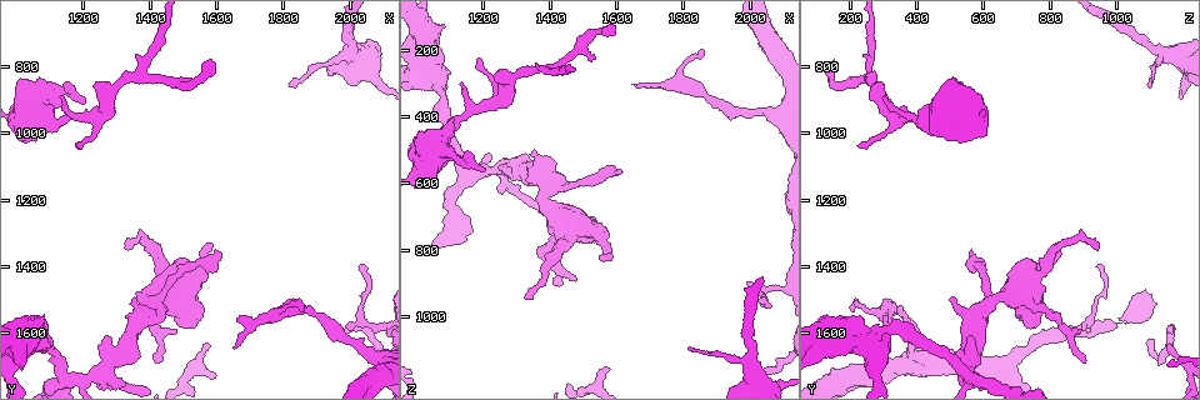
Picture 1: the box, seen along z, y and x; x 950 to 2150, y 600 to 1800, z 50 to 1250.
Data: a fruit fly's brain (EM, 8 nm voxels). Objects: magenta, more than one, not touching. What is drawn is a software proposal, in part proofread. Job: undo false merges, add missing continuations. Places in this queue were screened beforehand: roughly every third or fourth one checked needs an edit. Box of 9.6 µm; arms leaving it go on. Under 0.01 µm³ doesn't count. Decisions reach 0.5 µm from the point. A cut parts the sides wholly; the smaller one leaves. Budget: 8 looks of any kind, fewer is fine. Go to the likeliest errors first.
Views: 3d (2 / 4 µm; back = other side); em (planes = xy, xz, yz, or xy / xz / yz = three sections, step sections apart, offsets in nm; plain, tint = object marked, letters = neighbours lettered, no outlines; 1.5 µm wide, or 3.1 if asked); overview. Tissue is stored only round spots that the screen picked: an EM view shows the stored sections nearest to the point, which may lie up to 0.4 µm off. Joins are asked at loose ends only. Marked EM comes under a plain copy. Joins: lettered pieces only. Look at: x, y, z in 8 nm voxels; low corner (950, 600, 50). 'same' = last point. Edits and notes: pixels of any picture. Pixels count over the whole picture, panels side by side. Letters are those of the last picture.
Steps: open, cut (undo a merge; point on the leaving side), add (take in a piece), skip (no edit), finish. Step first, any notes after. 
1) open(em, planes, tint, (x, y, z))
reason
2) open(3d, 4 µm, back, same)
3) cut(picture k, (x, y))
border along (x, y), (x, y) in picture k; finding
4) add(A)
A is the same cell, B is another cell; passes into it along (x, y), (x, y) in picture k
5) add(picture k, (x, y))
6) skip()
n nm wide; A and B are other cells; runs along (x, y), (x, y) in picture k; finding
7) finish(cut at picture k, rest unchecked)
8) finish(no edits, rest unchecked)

open(3d, 4 µm, (1600, 790, 160))
an open end

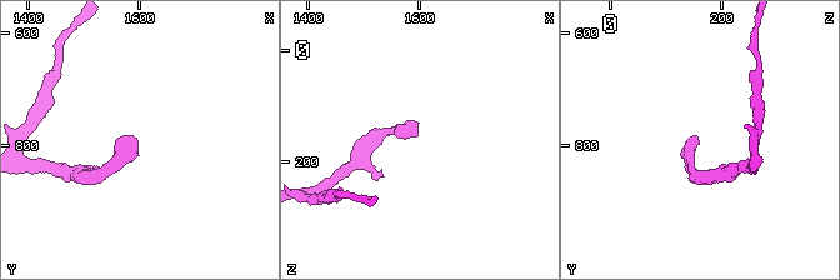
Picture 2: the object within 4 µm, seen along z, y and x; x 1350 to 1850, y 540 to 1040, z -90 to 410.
open(em, xz, step 8, letters, (1595, 795, 155))

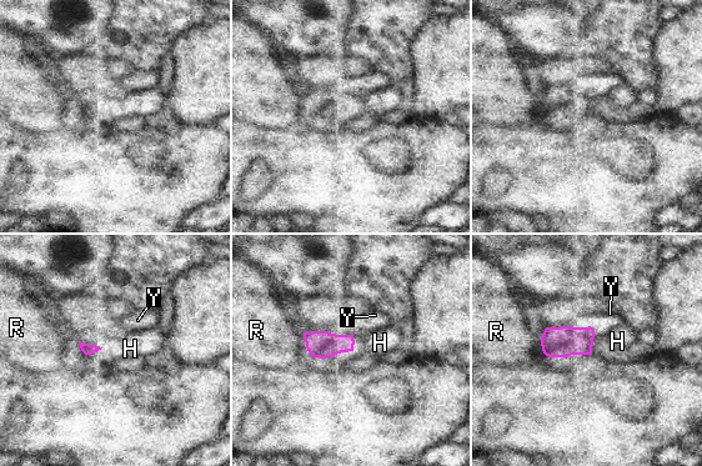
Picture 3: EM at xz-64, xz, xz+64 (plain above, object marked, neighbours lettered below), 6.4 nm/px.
add(Y)
Y is the same cell, H and R are other cells; the cell continues

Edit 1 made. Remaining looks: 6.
open(overview)

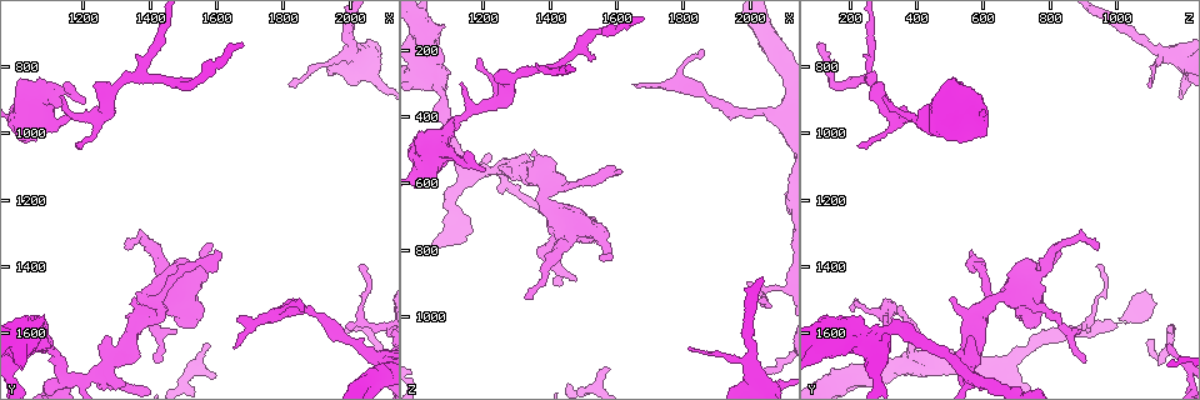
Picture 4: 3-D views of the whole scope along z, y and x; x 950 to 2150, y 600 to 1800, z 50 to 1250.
open(em, xy, step 4, tint, (1980, 1600, 1170))
long arm stops here

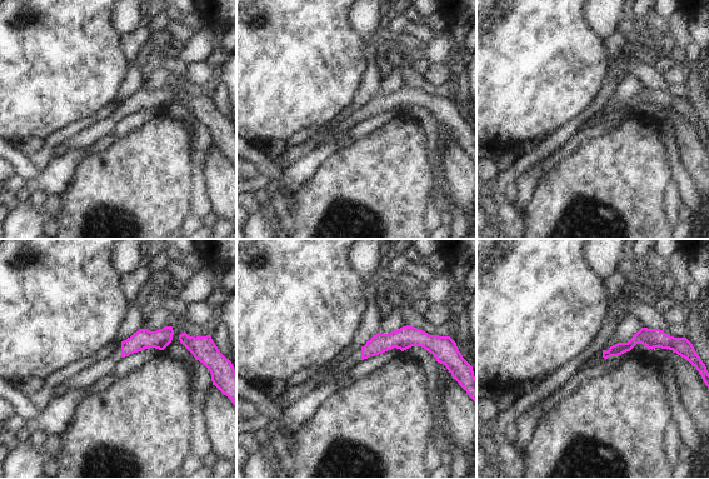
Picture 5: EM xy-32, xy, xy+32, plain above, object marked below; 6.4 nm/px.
open(em, xy, step 4, letters, same)

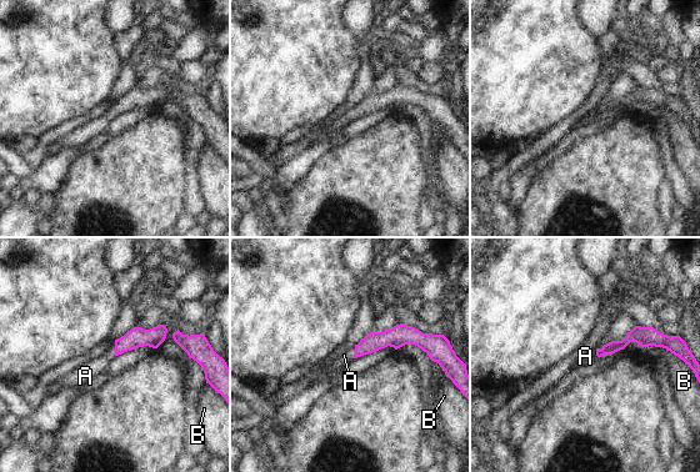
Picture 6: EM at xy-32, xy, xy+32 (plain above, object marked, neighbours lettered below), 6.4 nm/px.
add(A)
80 nm wide; A is the same cell, B is another cell; it goes on there

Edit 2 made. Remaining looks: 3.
open(em, xz, step 8, letters, (1330, 1340, 940))
an open end

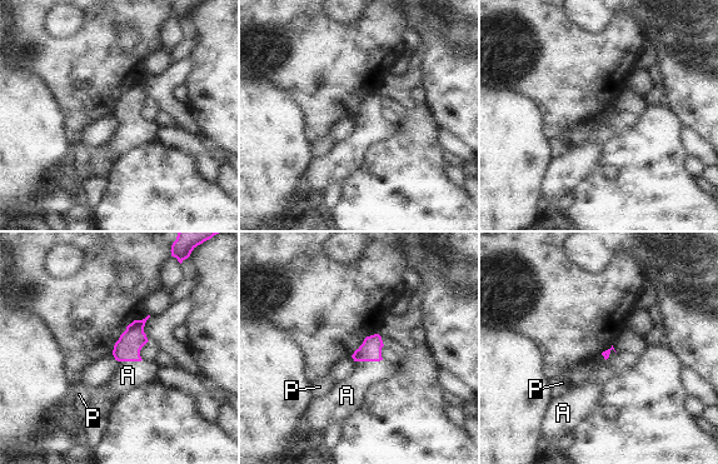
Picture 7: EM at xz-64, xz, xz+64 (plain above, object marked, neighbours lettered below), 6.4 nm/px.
open(em, planes, letters, same)
cut it another way

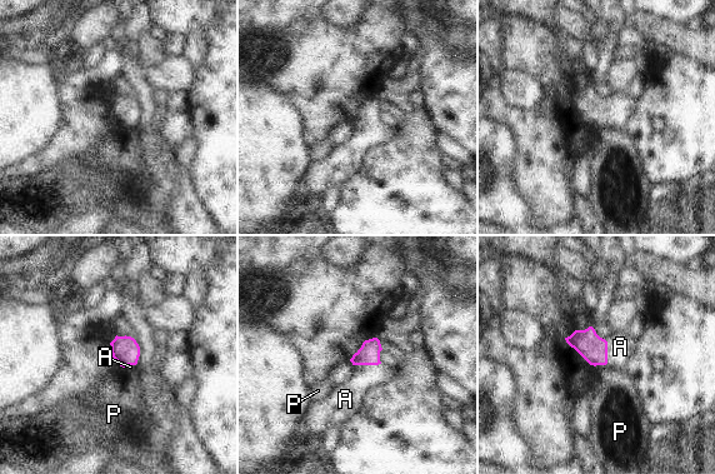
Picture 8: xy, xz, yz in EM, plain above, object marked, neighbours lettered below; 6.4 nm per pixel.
add(A)
A is the same cell, P is another cell; the cell continues

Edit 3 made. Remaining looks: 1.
open(em, xy, step 4, letters, (2090, 1580, 910))
sudden change in width

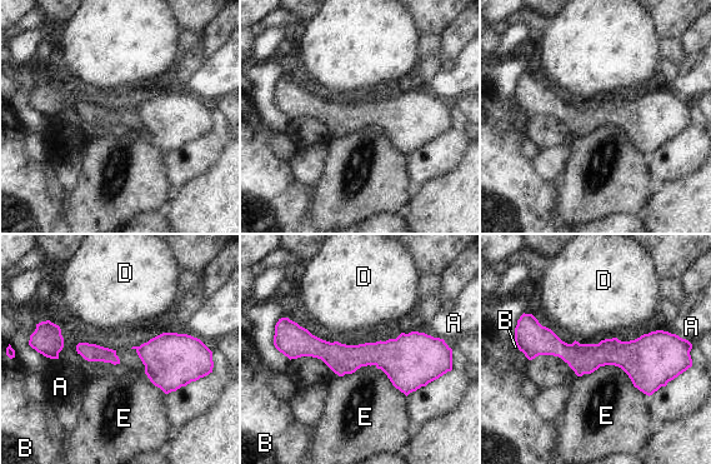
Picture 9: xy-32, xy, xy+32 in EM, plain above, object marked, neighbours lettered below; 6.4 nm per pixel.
skip()
110 nm wide; A, B, D and E are other cells; continuous, no second cell

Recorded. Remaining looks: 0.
finish(add at picture 3, add at picture 6, add at picture 8, rest unchecked)

